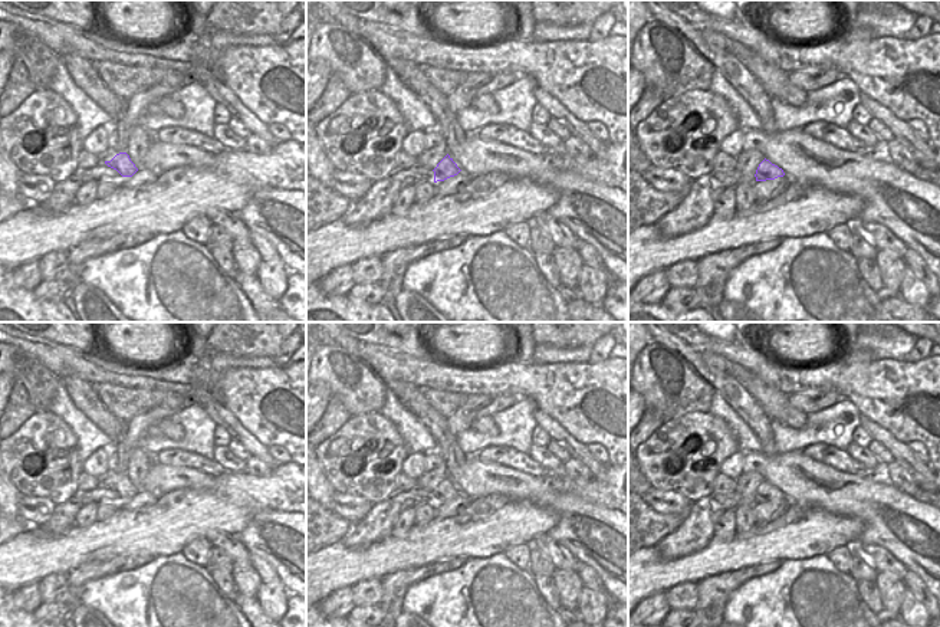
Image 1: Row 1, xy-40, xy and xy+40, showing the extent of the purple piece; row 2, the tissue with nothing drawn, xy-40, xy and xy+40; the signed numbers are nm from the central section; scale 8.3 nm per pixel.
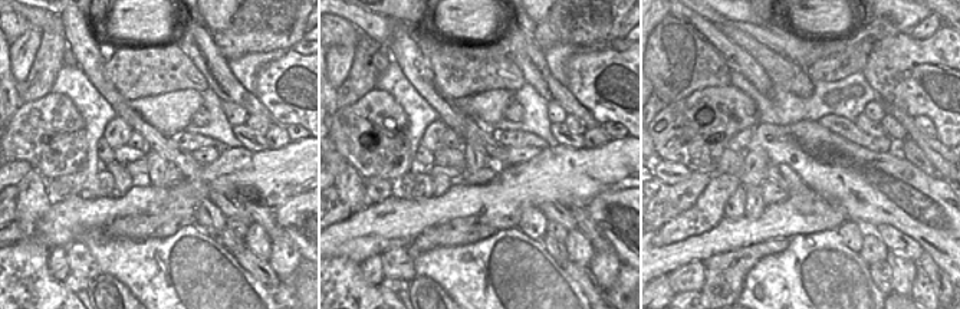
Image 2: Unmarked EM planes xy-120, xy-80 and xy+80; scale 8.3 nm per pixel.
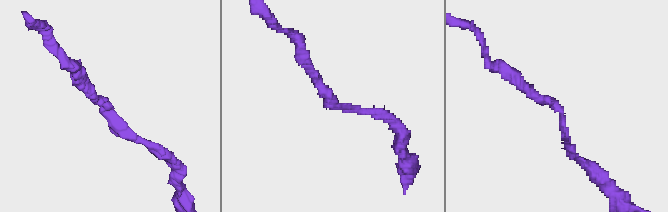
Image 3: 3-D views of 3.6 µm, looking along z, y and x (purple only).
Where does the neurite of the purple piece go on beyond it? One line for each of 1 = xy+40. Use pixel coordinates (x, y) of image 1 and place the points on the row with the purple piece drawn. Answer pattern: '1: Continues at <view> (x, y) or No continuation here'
1: No continuation here

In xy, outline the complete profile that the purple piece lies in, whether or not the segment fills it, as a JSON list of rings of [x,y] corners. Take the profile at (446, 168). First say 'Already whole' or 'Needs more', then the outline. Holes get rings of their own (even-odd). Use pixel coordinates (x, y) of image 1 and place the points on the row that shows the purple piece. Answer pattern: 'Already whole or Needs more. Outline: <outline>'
Already whole. Outline: [[[447,154],[433,170],[434,171],[434,183],[444,181],[450,177],[457,175],[461,170],[453,161],[453,158]]]

